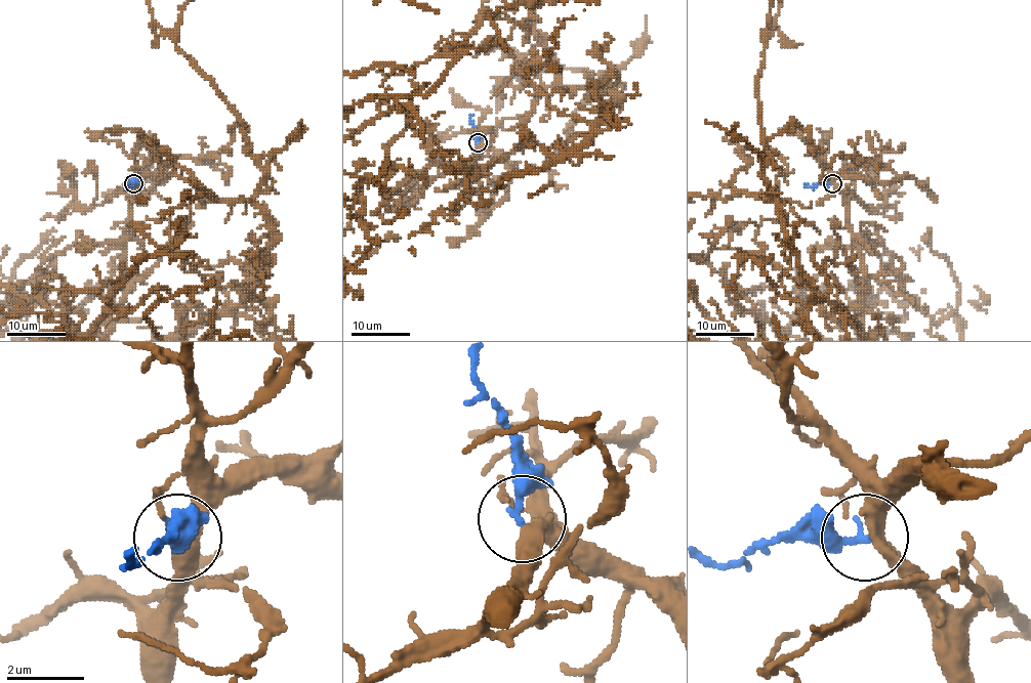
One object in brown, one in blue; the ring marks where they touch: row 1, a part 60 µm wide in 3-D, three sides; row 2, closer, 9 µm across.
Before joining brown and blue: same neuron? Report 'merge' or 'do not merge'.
merge

